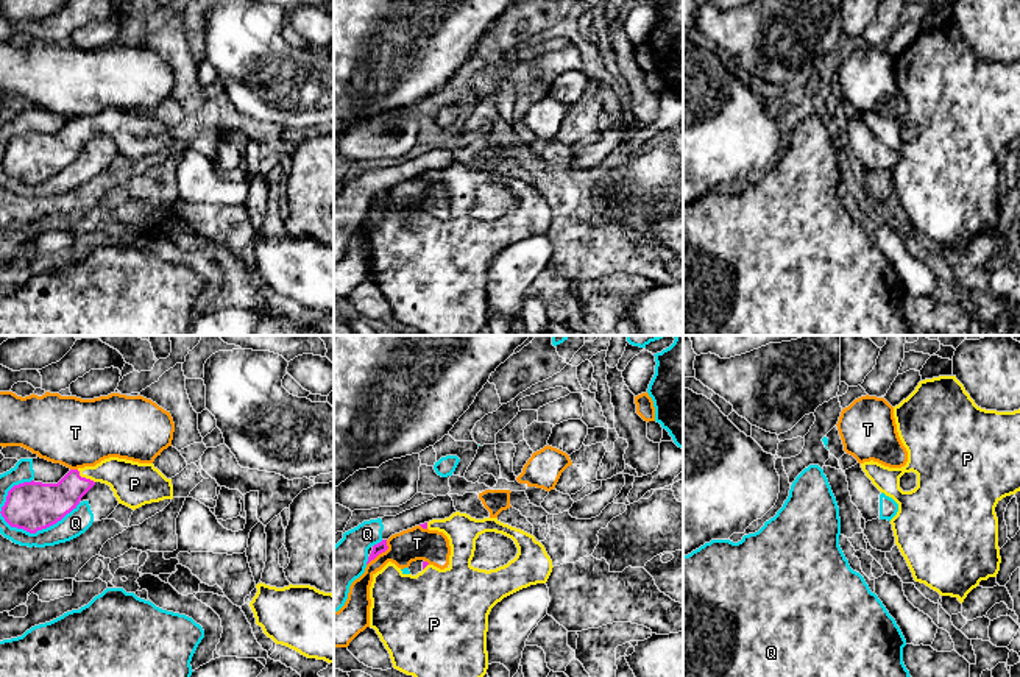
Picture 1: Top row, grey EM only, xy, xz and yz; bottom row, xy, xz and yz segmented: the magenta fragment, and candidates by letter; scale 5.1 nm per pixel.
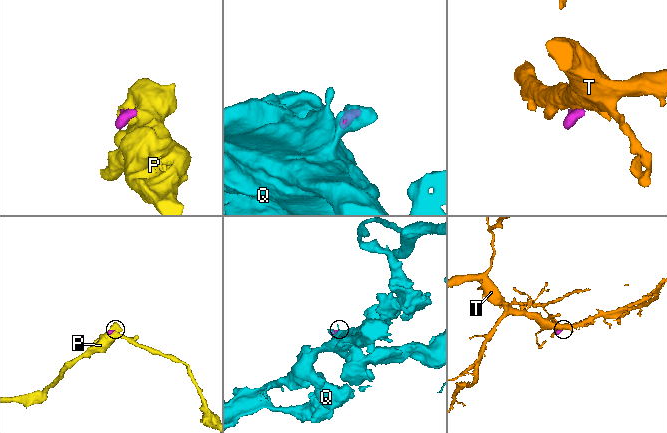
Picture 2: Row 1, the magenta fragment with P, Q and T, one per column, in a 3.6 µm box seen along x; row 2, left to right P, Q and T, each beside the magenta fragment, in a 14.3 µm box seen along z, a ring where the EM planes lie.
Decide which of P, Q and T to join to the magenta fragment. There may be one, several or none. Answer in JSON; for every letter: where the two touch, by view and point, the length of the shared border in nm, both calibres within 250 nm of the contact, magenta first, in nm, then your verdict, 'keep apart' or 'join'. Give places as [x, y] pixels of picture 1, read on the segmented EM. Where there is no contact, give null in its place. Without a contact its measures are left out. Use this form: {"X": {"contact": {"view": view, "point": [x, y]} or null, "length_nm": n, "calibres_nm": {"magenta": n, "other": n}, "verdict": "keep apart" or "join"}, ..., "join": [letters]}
{"P": {"contact": {"view": "xy", "point": [84, 478]}, "length_nm": 120, "calibres_nm": {"magenta": 220, "other": 220}, "verdict": "join"}, "Q": {"contact": {"view": "xy", "point": [39, 529]}, "length_nm": 420, "calibres_nm": {"magenta": 260, "other": 130}, "verdict": "keep apart"}, "T": {"contact": {"view": "xz", "point": [381, 552]}, "length_nm": 170, "calibres_nm": {"magenta": 60, "other": 170}, "verdict": "keep apart"}, "join": ["P"]}

